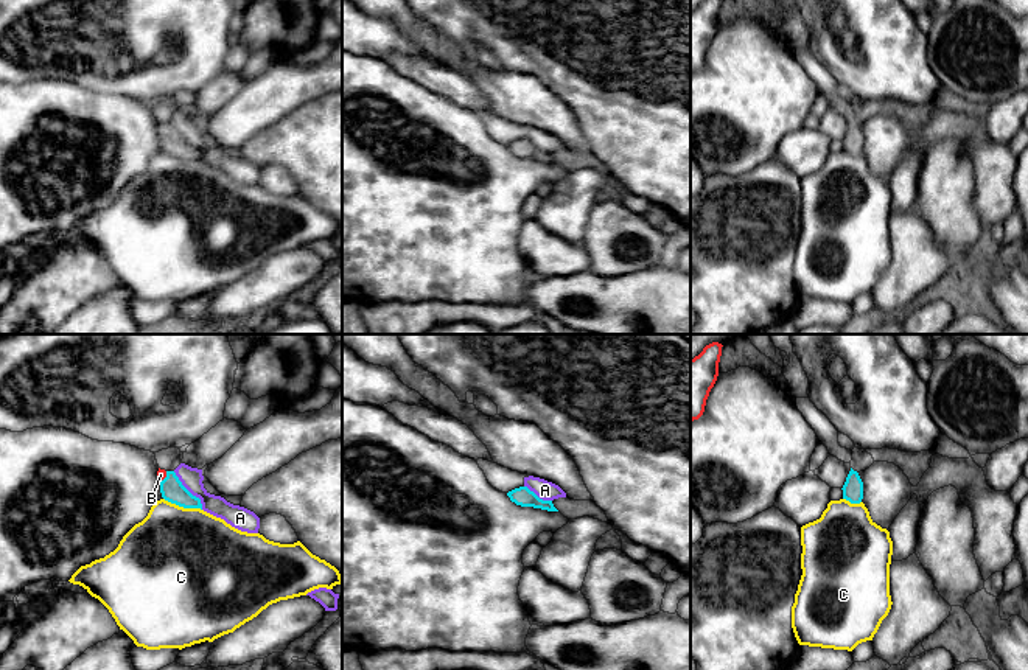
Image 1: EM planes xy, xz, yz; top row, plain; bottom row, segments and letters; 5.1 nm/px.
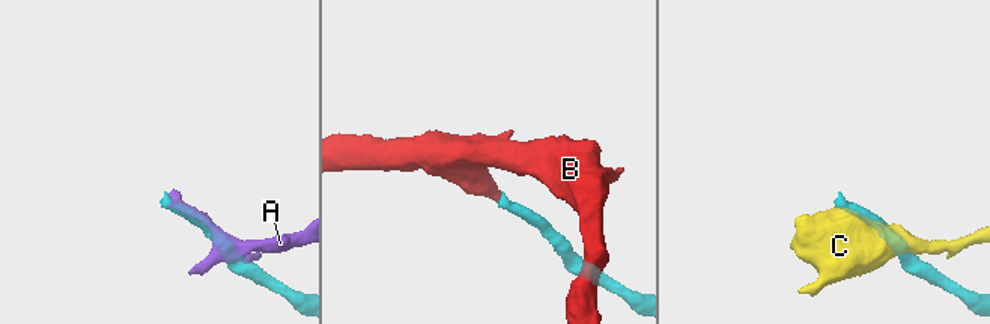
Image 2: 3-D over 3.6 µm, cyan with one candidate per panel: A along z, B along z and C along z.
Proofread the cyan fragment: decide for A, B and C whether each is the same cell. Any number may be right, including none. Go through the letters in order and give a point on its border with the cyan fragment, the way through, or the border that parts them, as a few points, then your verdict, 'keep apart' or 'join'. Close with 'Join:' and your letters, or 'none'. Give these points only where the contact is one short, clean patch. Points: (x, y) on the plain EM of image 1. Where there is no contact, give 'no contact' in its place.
A: contact xy (188, 143); keep apart
B: contact xy (165, 129); way xy (171, 140), (165, 129), (160, 126); join
C: contact xy (182, 157); keep apart
Join: B

